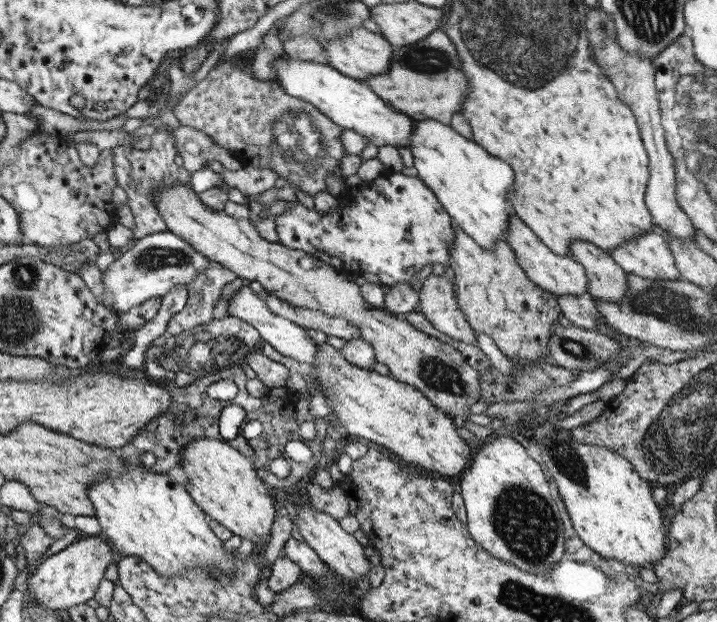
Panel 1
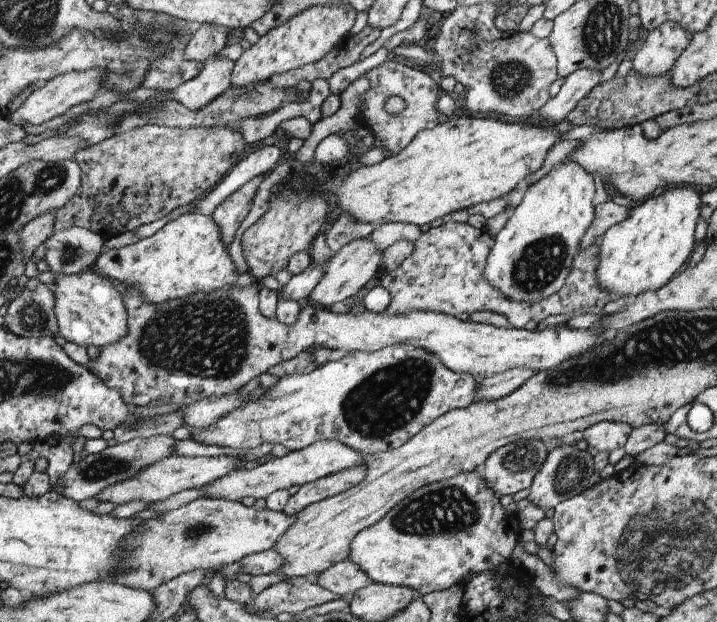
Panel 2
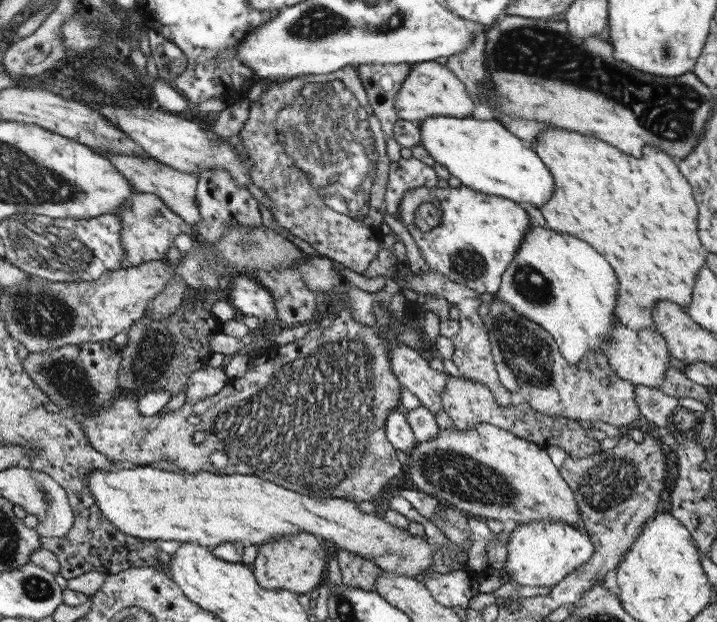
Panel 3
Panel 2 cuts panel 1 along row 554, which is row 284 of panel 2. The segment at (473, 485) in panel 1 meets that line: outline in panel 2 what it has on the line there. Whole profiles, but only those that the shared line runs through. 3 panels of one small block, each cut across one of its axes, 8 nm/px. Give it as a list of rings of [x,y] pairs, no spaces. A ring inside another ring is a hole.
[[[572,159],[562,161],[542,178],[528,185],[523,200],[514,210],[505,226],[495,237],[495,243],[487,258],[484,278],[508,299],[516,302],[537,303],[557,293],[568,273],[582,236],[594,218],[594,176]]]

